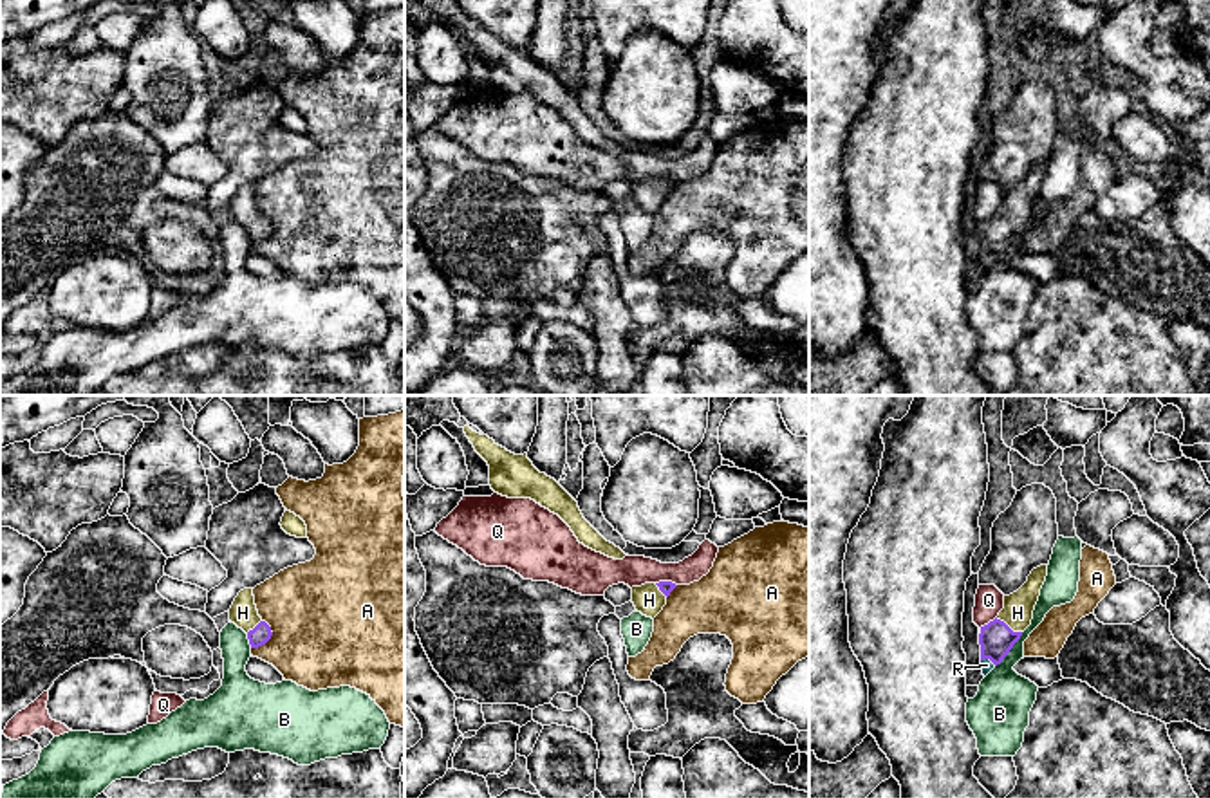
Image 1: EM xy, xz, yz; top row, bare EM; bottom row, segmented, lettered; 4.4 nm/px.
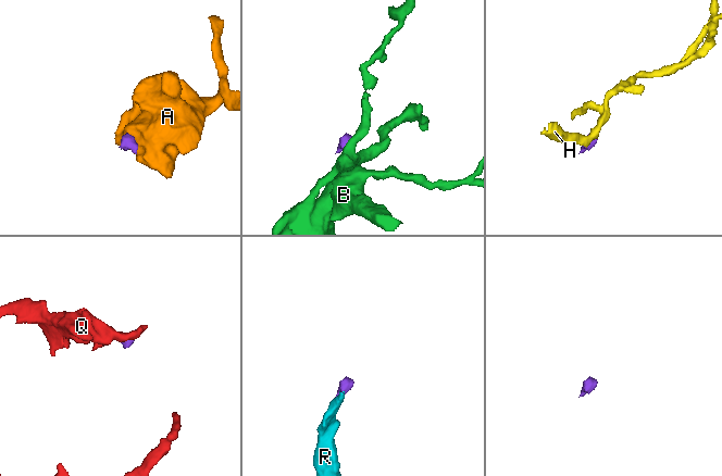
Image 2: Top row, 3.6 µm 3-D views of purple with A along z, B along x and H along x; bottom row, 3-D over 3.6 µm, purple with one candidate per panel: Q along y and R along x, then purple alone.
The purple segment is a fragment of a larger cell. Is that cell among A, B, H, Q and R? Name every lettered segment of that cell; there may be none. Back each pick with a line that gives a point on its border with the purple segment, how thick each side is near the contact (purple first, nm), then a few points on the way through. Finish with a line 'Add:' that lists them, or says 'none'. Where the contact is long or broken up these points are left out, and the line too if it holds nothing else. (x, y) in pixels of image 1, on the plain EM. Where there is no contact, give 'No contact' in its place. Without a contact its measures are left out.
H: Touches purple at yz (1006, 221). Thickness 150 nm (purple) against 140 nm. Path across: yz (995, 235), (1006, 221), (1017, 208)
R: Touches purple at yz (988, 253). Thickness 150 nm (purple) against 60 nm. Path across: yz (995, 235), (988, 253), (986, 260)
Add: H, R

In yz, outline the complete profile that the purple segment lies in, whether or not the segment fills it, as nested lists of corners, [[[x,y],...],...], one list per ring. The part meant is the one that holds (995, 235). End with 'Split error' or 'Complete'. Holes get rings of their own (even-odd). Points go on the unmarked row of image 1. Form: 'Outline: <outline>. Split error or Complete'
Outline: [[[1047,161],[1033,164],[1017,188],[1004,191],[1004,204],[999,211],[979,224],[981,265],[984,273],[1002,258],[1022,227],[1031,220],[1046,172]]]. Split error

